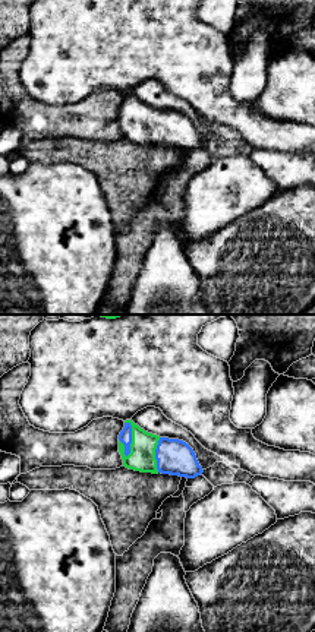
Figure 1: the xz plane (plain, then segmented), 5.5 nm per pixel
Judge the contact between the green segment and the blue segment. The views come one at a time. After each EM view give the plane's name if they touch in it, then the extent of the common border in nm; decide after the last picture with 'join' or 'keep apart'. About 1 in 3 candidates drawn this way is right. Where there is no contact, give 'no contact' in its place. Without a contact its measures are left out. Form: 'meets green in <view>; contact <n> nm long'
meets green in xz; contact 200 nm long

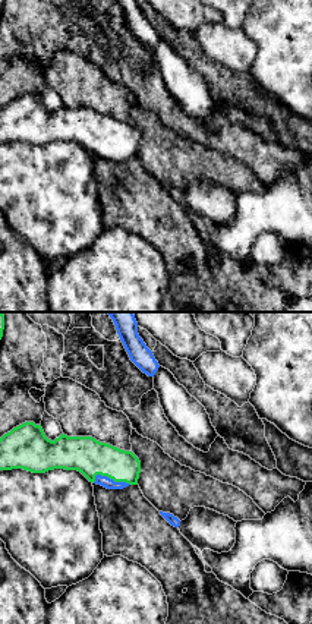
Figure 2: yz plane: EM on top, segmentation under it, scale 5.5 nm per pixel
meets green in yz; contact 200 nm long

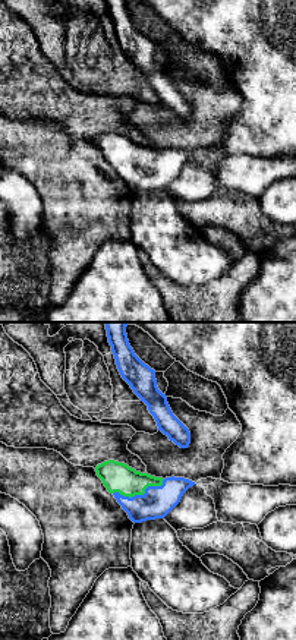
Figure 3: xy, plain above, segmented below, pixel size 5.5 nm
meets green in xy; contact 300 nm long

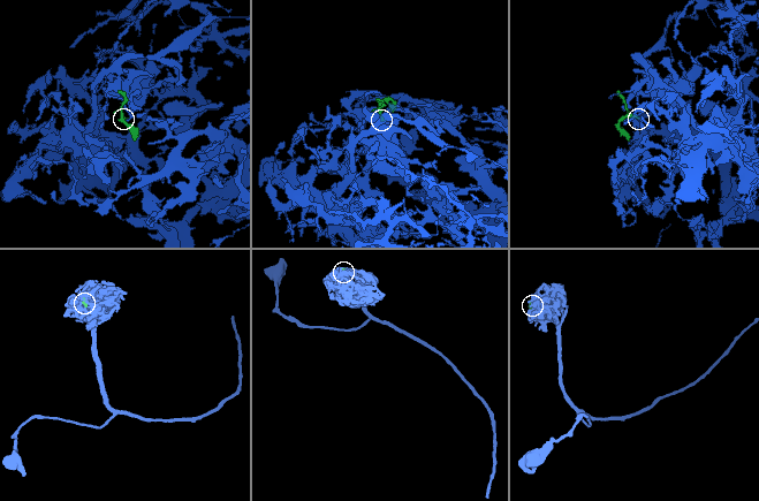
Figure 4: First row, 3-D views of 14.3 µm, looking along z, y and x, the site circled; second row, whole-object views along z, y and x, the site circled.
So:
join

